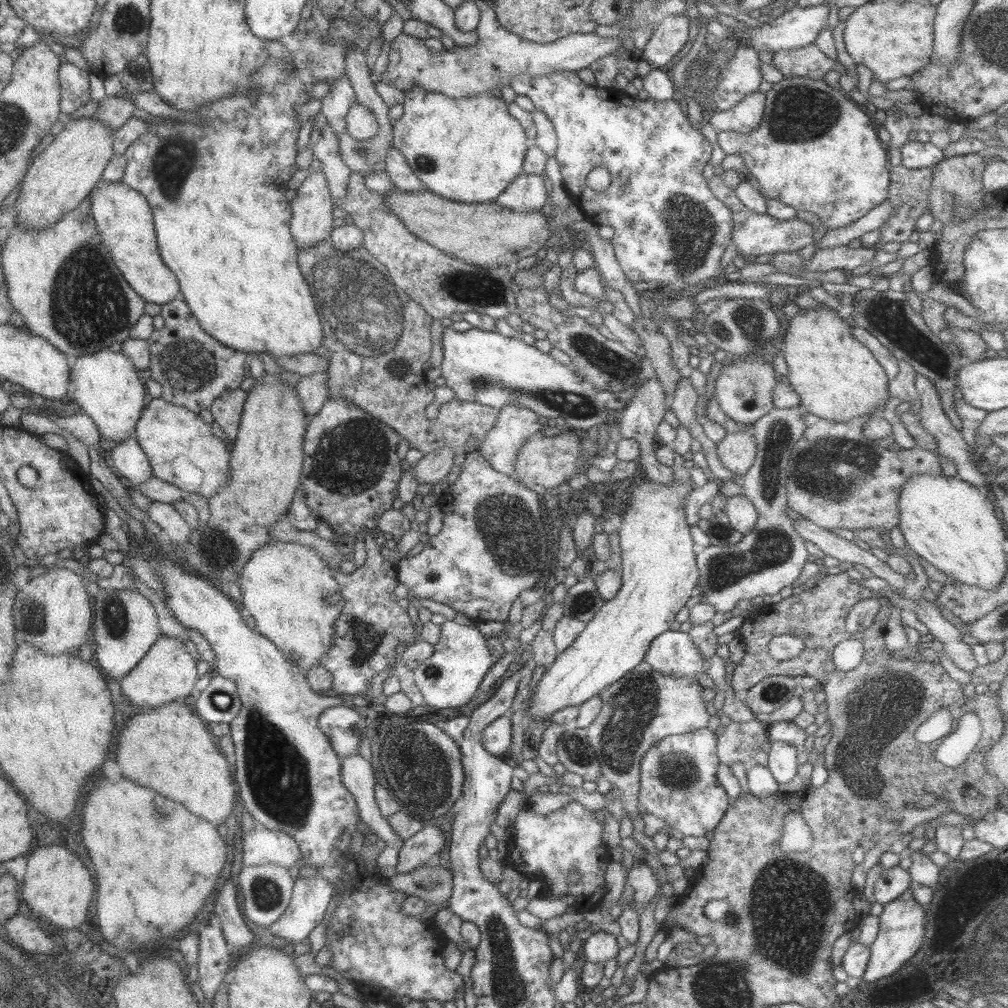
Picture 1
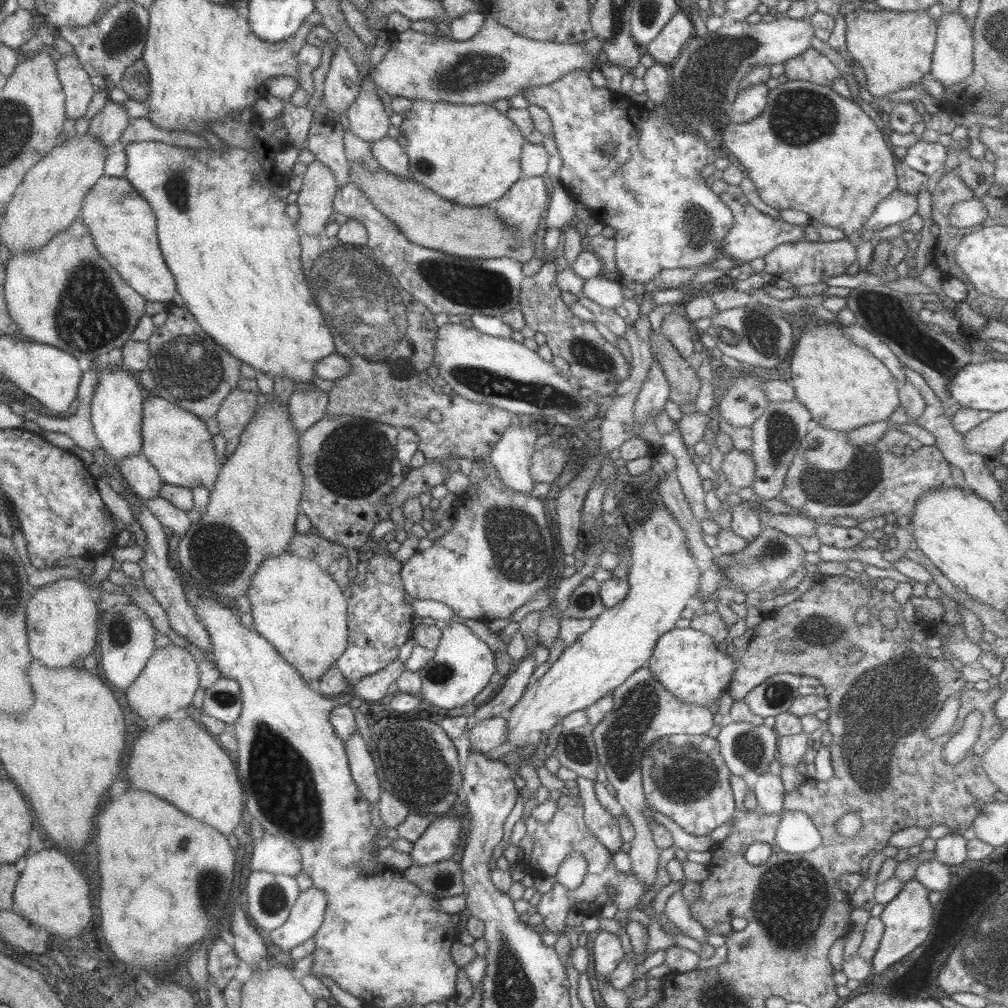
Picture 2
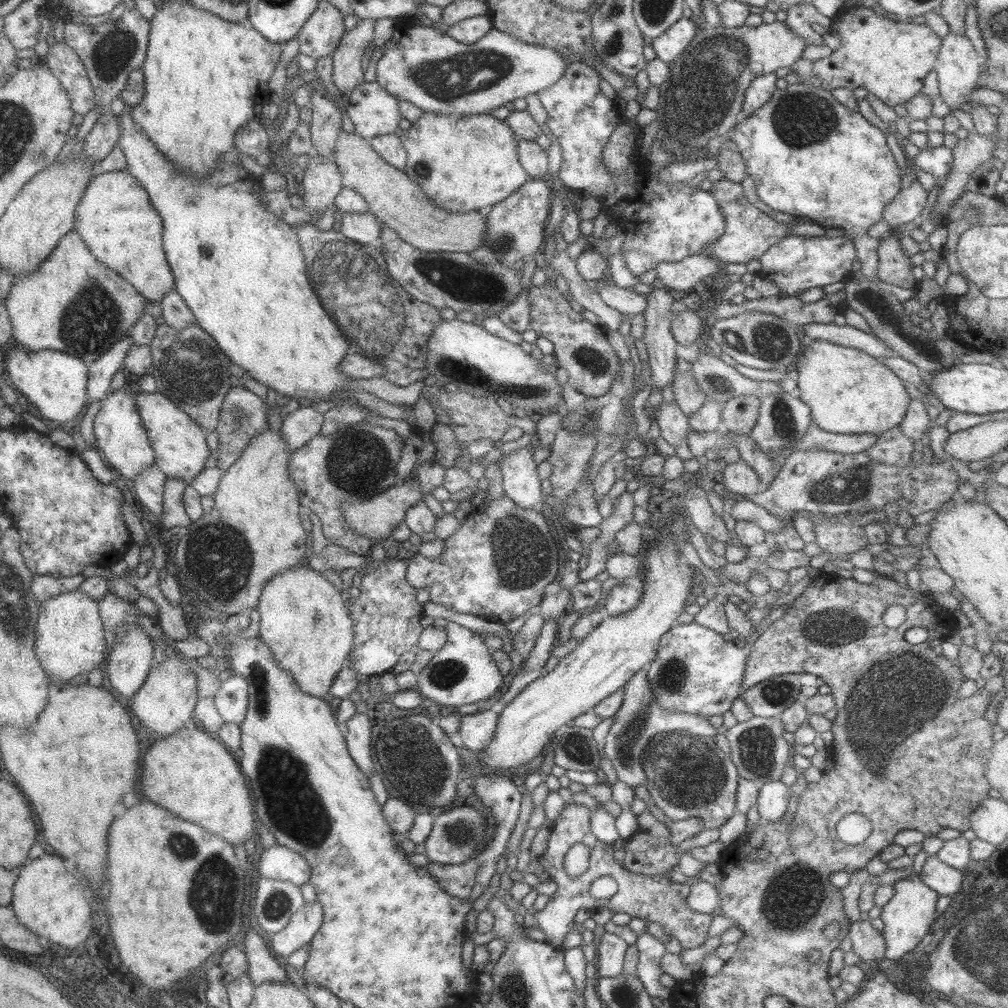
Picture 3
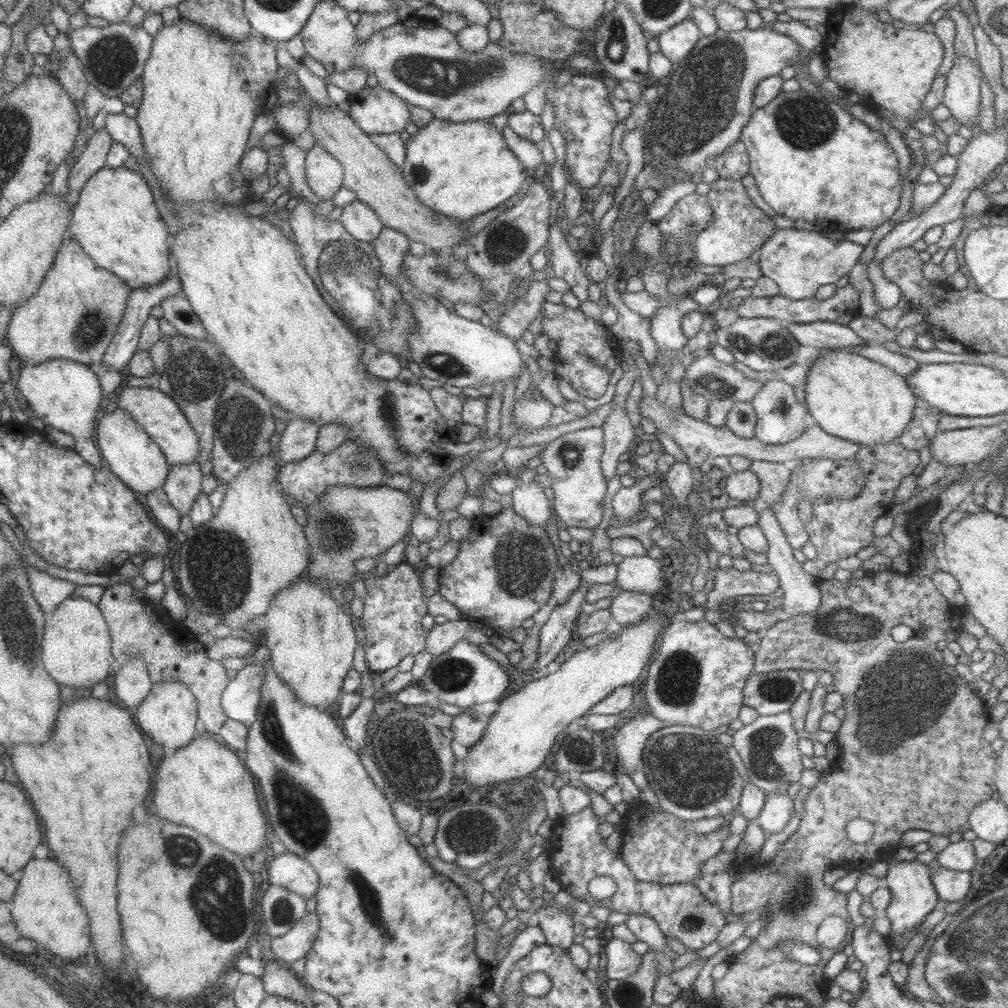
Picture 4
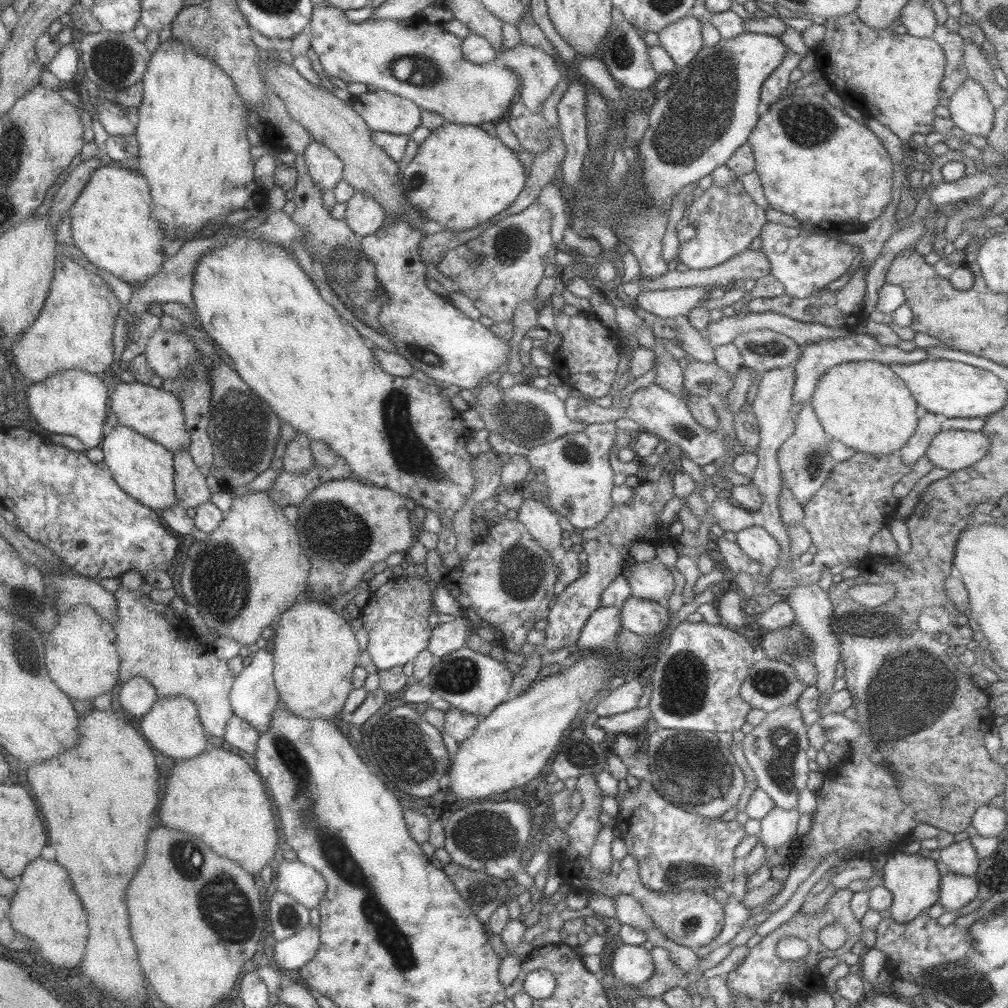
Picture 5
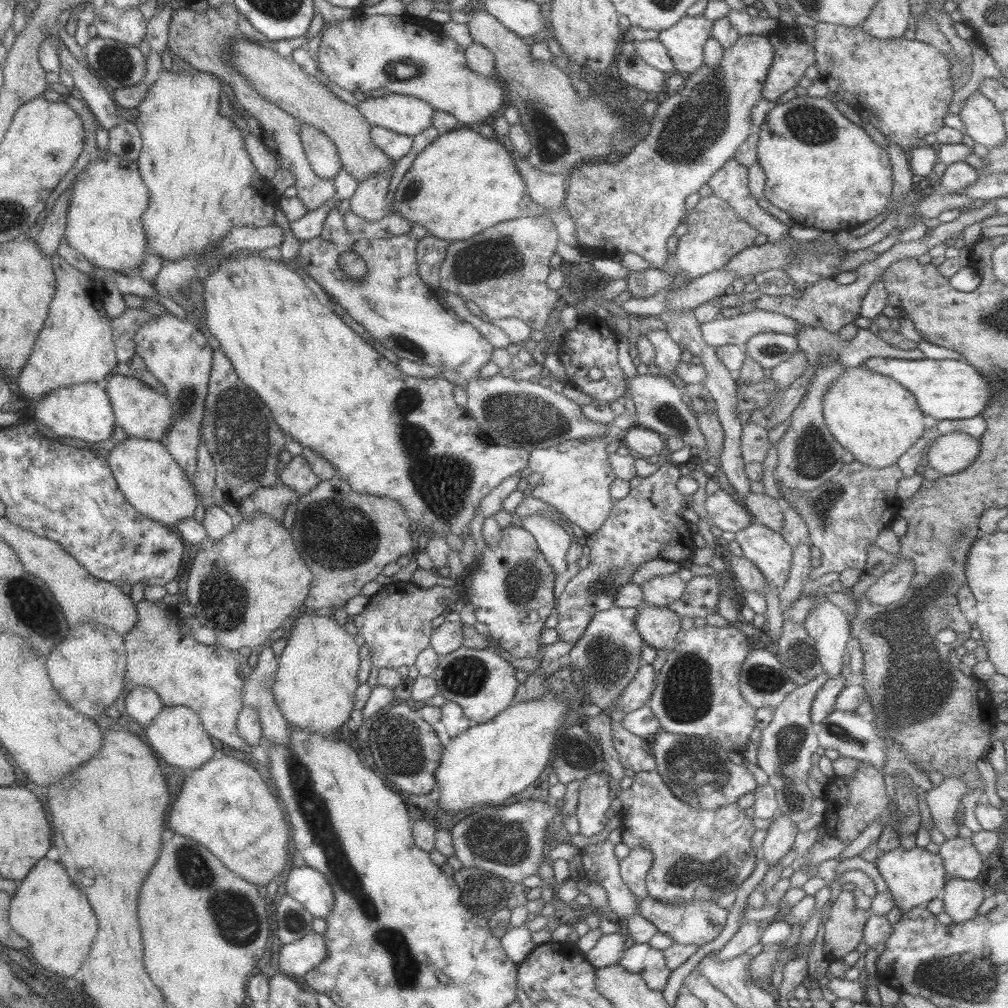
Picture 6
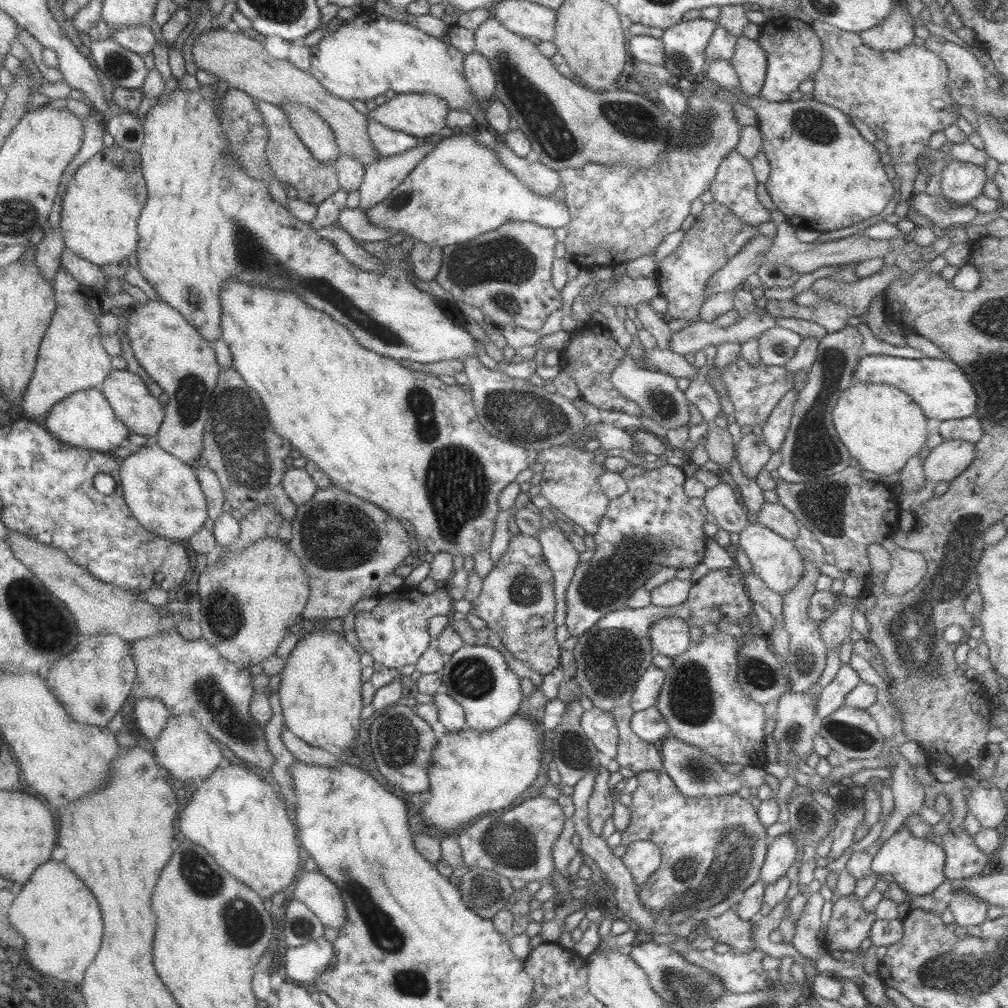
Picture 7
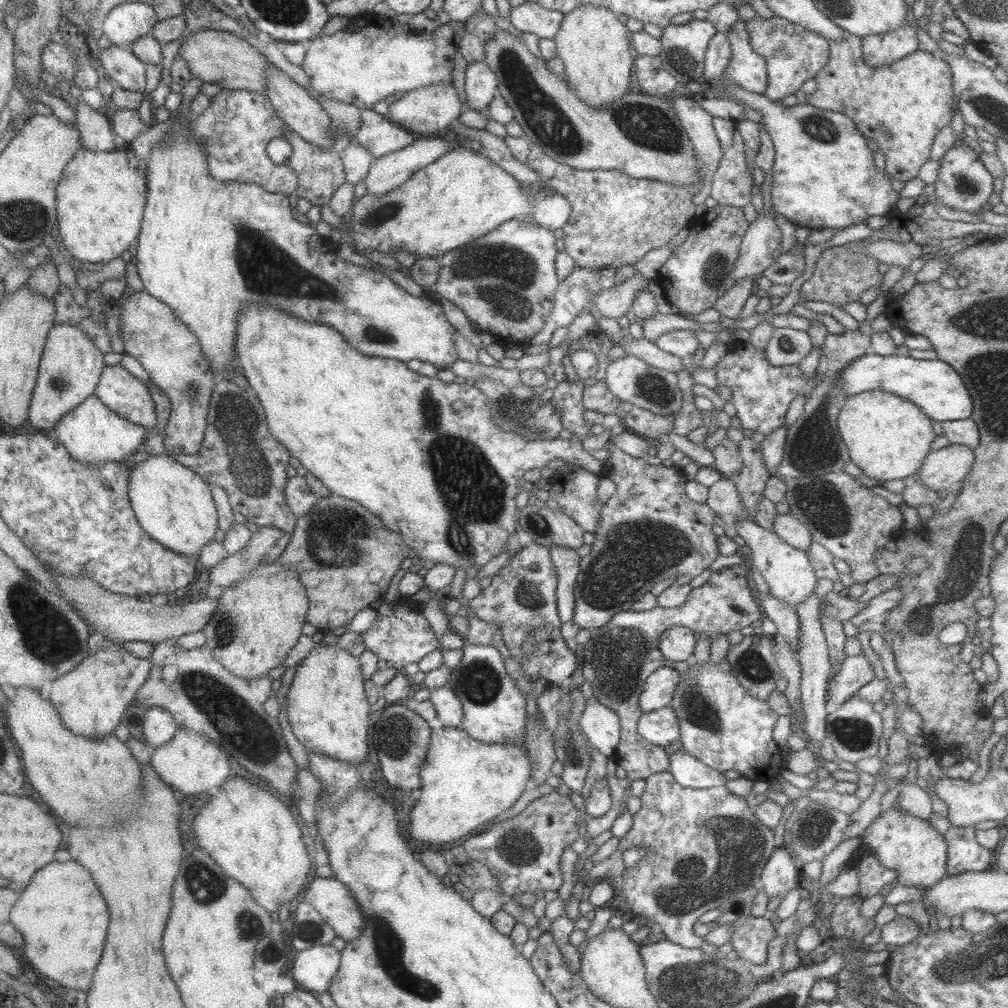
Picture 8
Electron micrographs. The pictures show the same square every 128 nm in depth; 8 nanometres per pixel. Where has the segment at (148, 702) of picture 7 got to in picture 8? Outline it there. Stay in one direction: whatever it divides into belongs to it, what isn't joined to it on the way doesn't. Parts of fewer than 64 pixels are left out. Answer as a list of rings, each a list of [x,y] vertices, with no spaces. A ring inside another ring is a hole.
[[[149,708],[144,714],[142,732],[150,748],[162,746],[172,740],[179,727],[175,718],[162,708]]]

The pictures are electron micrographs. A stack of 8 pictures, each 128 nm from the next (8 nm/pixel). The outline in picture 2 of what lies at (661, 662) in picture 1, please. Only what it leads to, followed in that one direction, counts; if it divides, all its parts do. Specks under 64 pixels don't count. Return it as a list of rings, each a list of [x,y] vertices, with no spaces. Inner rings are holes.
[[[689,626],[686,628],[674,627],[672,630],[660,635],[646,666],[652,671],[653,677],[668,692],[671,692],[676,700],[684,703],[687,702],[694,706],[709,708],[714,702],[719,704],[722,694],[729,688],[730,681],[737,667],[737,662],[738,660],[734,660],[726,650],[718,650],[715,640],[709,634],[694,630]]]

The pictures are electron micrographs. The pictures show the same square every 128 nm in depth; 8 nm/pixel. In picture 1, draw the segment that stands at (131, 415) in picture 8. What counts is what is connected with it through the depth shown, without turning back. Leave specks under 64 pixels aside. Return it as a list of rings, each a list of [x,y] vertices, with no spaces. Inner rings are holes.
[[[162,397],[149,398],[136,423],[135,430],[136,441],[148,458],[154,477],[177,486],[176,488],[182,492],[200,494],[206,499],[212,498],[214,494],[220,494],[220,490],[228,480],[231,445],[227,444],[224,438],[214,436],[211,426],[199,414],[166,402]]]

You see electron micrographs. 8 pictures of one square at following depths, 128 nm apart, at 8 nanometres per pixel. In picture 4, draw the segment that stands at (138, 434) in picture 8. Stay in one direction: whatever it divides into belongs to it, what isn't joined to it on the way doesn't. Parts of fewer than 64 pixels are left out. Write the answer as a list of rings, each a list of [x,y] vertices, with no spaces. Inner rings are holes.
[[[51,360],[38,366],[25,364],[16,388],[45,425],[72,436],[76,454],[92,466],[102,466],[101,452],[95,442],[95,428],[106,401],[94,368],[71,360]]]

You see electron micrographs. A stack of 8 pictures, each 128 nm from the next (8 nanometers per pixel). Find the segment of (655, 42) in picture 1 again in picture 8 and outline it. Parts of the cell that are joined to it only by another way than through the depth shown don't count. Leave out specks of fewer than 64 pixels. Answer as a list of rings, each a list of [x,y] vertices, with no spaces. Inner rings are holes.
[[[693,19],[681,26],[668,25],[662,28],[662,50],[658,57],[661,60],[664,70],[667,70],[676,78],[680,91],[684,91],[685,86],[689,82],[702,80],[707,46],[716,34],[717,31],[714,29],[714,26],[706,20]]]

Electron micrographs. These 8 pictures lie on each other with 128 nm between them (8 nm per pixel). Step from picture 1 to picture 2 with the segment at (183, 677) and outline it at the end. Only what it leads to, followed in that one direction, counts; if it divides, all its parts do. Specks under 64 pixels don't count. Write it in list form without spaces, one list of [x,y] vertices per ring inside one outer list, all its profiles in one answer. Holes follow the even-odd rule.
[[[174,644],[156,647],[140,676],[125,690],[126,700],[142,718],[173,717],[191,706],[195,692],[199,689],[198,681],[197,662],[188,649]]]

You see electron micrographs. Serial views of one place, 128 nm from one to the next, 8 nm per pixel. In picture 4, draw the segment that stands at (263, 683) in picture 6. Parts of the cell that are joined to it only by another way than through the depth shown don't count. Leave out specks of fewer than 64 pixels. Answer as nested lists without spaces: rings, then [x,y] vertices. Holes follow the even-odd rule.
[[[248,661],[245,667],[237,671],[221,696],[221,707],[227,718],[247,727],[255,722],[264,677],[265,668],[254,661]]]

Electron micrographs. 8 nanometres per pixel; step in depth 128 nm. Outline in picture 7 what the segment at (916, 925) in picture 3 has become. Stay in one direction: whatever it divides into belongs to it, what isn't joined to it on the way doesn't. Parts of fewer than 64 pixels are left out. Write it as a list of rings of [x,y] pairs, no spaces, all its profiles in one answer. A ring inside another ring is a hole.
[[[900,828],[886,841],[880,843],[871,862],[871,872],[880,876],[892,876],[894,882],[913,896],[932,894],[944,880],[945,852],[941,846],[922,837],[914,837],[908,829]]]

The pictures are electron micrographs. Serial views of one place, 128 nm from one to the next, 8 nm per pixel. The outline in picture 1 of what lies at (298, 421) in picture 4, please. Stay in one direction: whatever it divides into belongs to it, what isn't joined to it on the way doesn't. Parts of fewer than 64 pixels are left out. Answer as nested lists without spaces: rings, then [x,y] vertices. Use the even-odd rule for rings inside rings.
[[[317,372],[312,376],[302,377],[294,385],[297,397],[308,419],[318,414],[324,403],[329,399],[327,380],[326,372]]]

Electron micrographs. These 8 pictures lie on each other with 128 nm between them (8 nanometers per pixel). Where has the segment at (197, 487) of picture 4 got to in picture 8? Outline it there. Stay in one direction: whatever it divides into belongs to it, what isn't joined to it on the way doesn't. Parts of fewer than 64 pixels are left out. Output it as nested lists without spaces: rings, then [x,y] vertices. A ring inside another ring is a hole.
[[[146,291],[134,292],[124,302],[119,302],[119,336],[123,340],[124,353],[140,362],[152,382],[168,395],[171,402],[169,420],[161,434],[167,454],[196,454],[203,444],[208,426],[207,412],[215,377],[203,357],[198,339],[167,304]]]

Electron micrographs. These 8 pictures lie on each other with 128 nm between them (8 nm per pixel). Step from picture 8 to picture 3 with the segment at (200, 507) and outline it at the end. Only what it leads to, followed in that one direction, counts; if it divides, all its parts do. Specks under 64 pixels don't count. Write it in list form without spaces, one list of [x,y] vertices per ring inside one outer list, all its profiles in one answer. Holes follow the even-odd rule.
[[[122,387],[116,391],[109,391],[101,401],[102,408],[94,418],[94,436],[98,451],[112,470],[117,470],[122,476],[134,480],[145,468],[155,466],[154,449],[138,414],[135,394]]]

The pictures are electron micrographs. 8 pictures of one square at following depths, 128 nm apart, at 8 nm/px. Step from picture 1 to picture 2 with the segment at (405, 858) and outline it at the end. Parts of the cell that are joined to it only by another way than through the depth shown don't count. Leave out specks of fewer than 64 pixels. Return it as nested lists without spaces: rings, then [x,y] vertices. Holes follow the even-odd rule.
[[[446,816],[431,818],[431,823],[426,832],[423,832],[421,837],[414,842],[413,850],[408,853],[412,859],[411,866],[422,866],[450,860],[456,854],[460,842],[462,842],[462,820],[460,818]]]

